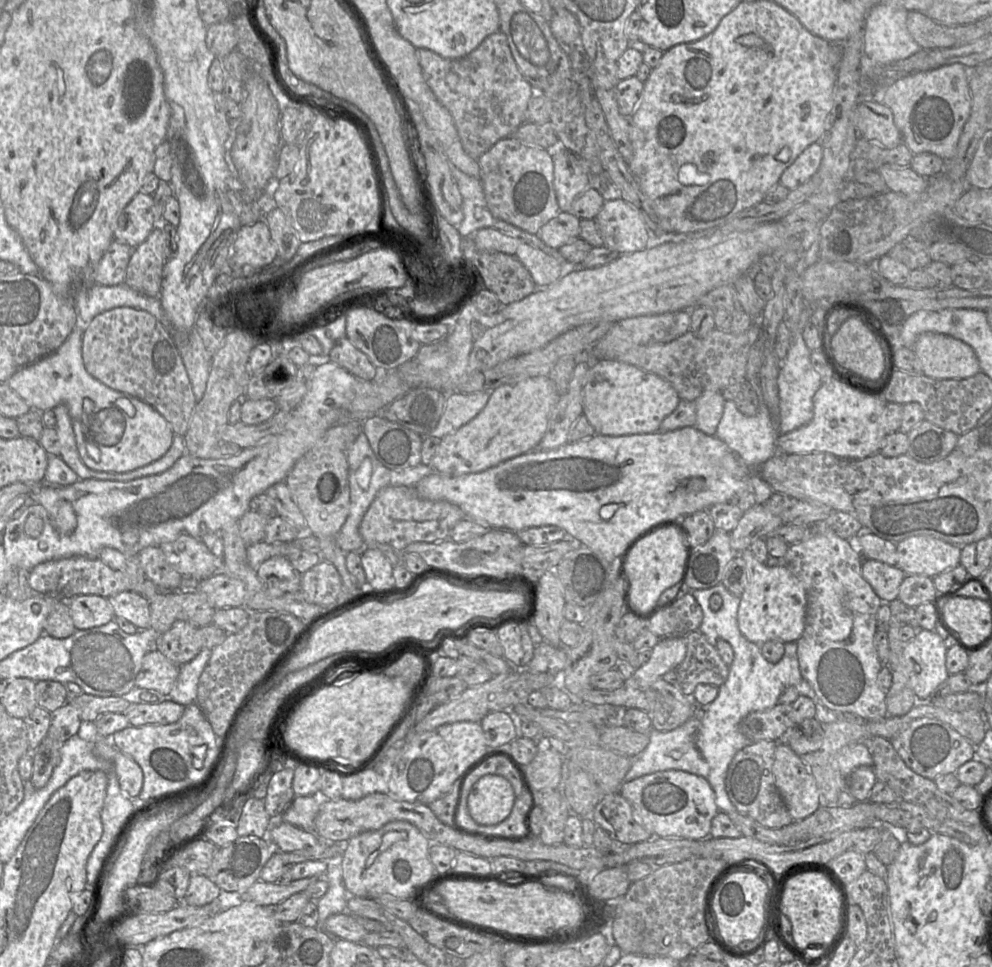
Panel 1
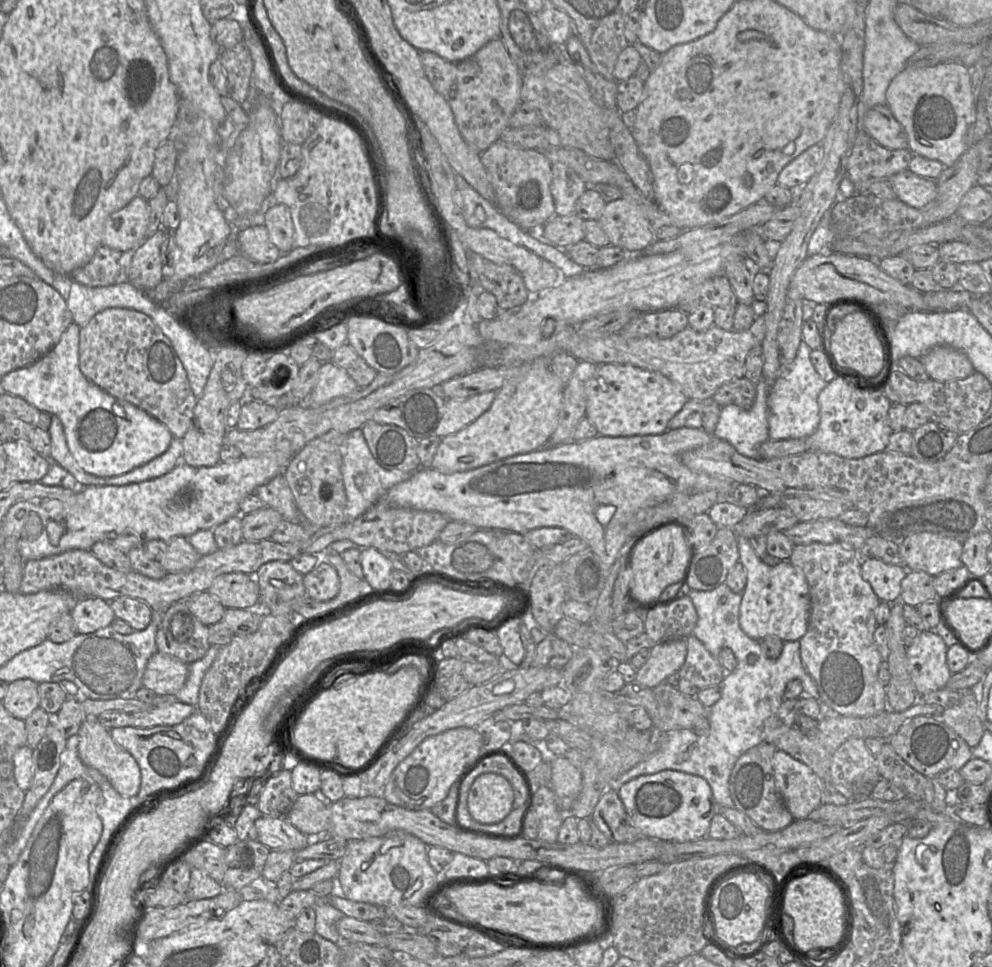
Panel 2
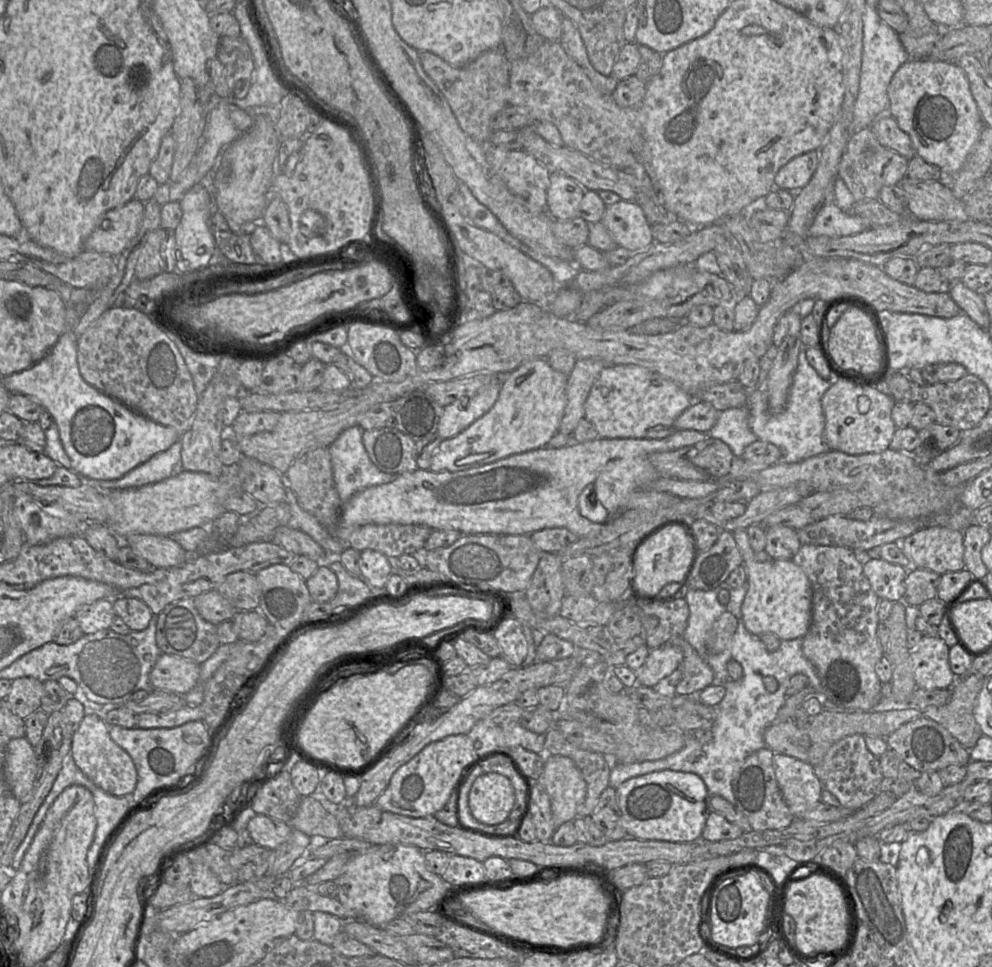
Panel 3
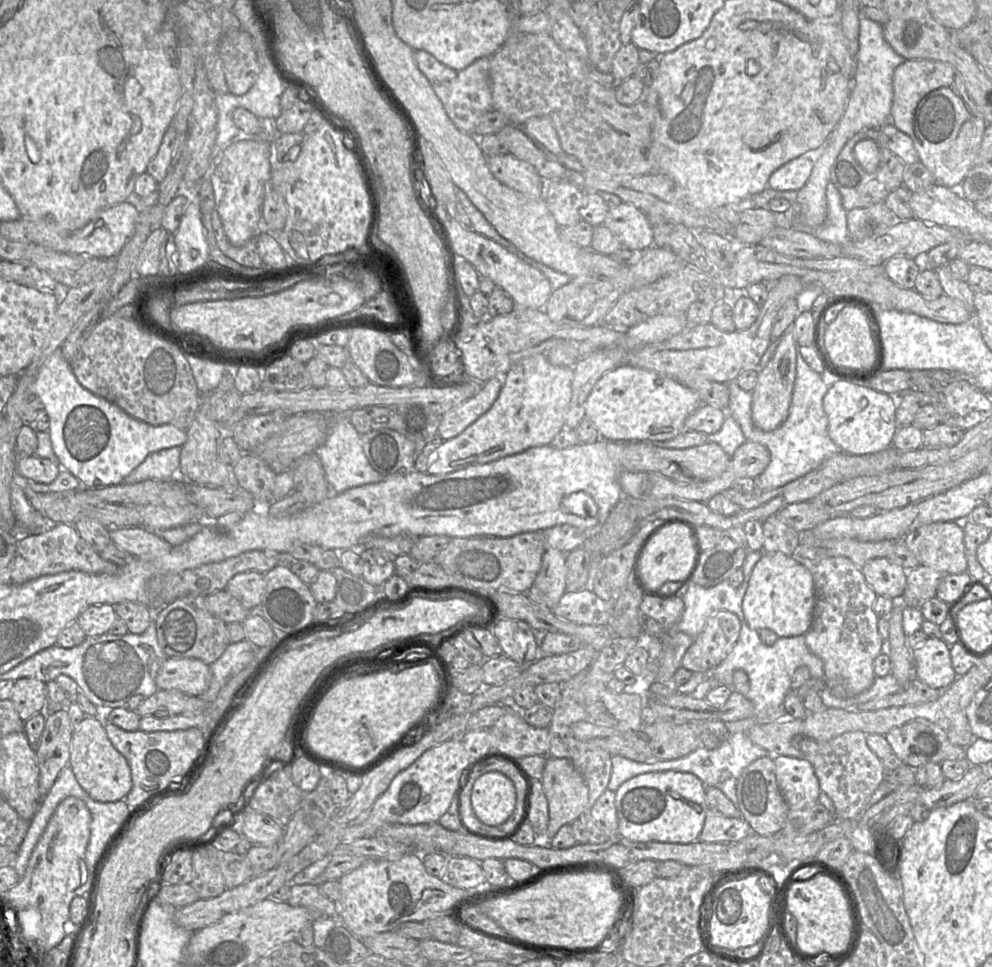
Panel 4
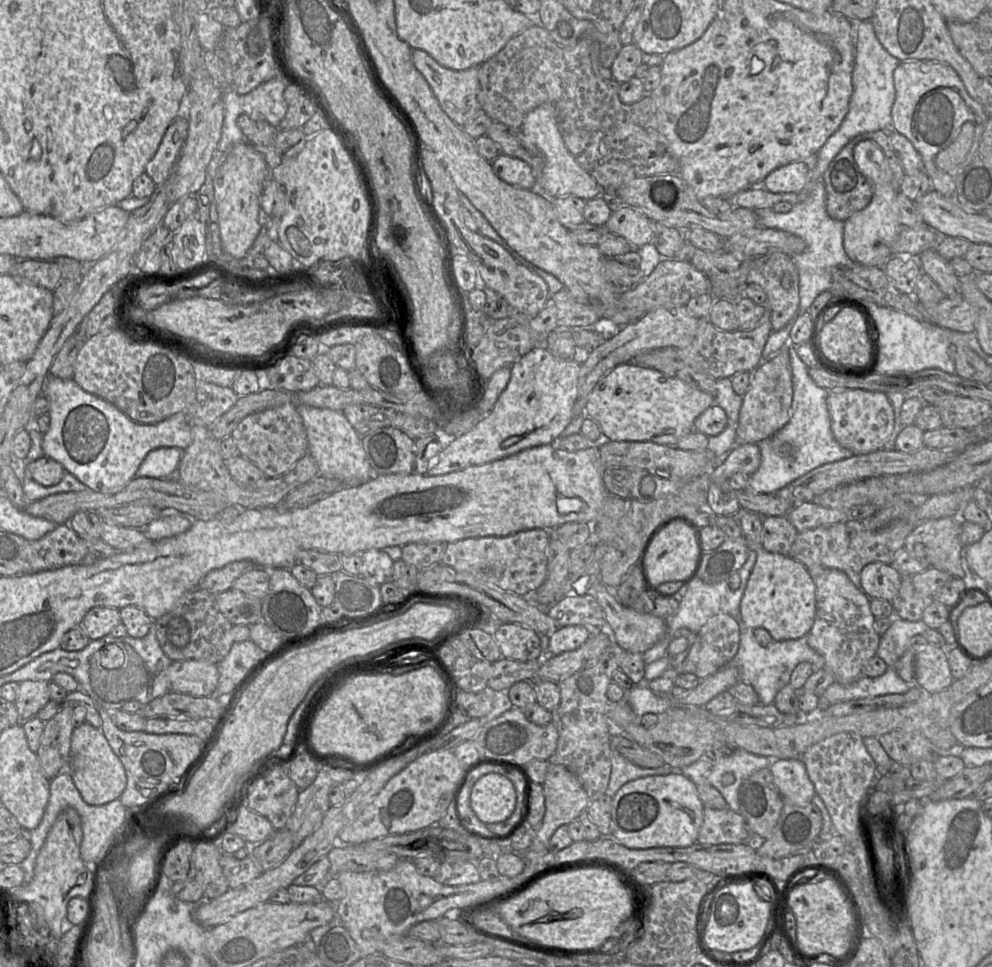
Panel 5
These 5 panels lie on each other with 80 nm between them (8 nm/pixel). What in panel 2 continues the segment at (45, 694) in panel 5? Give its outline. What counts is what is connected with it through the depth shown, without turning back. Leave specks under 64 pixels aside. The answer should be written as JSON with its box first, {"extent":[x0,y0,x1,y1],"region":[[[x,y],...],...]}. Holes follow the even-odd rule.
{"extent":[1,679,39,720],"region":[[[18,679],[8,685],[1,700],[5,709],[15,718],[25,720],[39,707],[38,683],[31,679]]]}

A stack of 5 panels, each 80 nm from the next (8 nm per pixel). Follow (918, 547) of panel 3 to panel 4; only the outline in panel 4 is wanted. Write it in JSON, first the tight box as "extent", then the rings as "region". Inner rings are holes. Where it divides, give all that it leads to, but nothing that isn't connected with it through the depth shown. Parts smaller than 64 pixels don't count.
{"extent":[903,521,967,574],"region":[[[962,521],[934,522],[908,533],[903,542],[921,566],[948,574],[967,572]]]}

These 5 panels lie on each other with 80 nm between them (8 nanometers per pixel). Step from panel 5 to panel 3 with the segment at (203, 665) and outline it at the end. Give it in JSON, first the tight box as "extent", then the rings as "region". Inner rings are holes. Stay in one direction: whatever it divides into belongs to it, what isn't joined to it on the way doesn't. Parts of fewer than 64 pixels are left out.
{"extent":[149,653,199,696],"region":[[[162,653],[150,672],[149,681],[153,690],[183,696],[196,686],[199,677],[199,664],[180,656]]]}

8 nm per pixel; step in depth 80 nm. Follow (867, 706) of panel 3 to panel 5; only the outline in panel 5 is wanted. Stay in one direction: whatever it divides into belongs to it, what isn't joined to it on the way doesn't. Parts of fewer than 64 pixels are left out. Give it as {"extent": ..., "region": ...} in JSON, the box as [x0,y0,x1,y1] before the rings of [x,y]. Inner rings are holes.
{"extent":[808,565,881,684],"region":[[[811,565],[808,568],[816,586],[816,618],[809,633],[809,646],[825,658],[826,666],[833,673],[836,682],[851,684],[863,677],[863,667],[876,655],[881,635],[875,629],[876,618],[870,608],[871,599],[838,569]]]}

